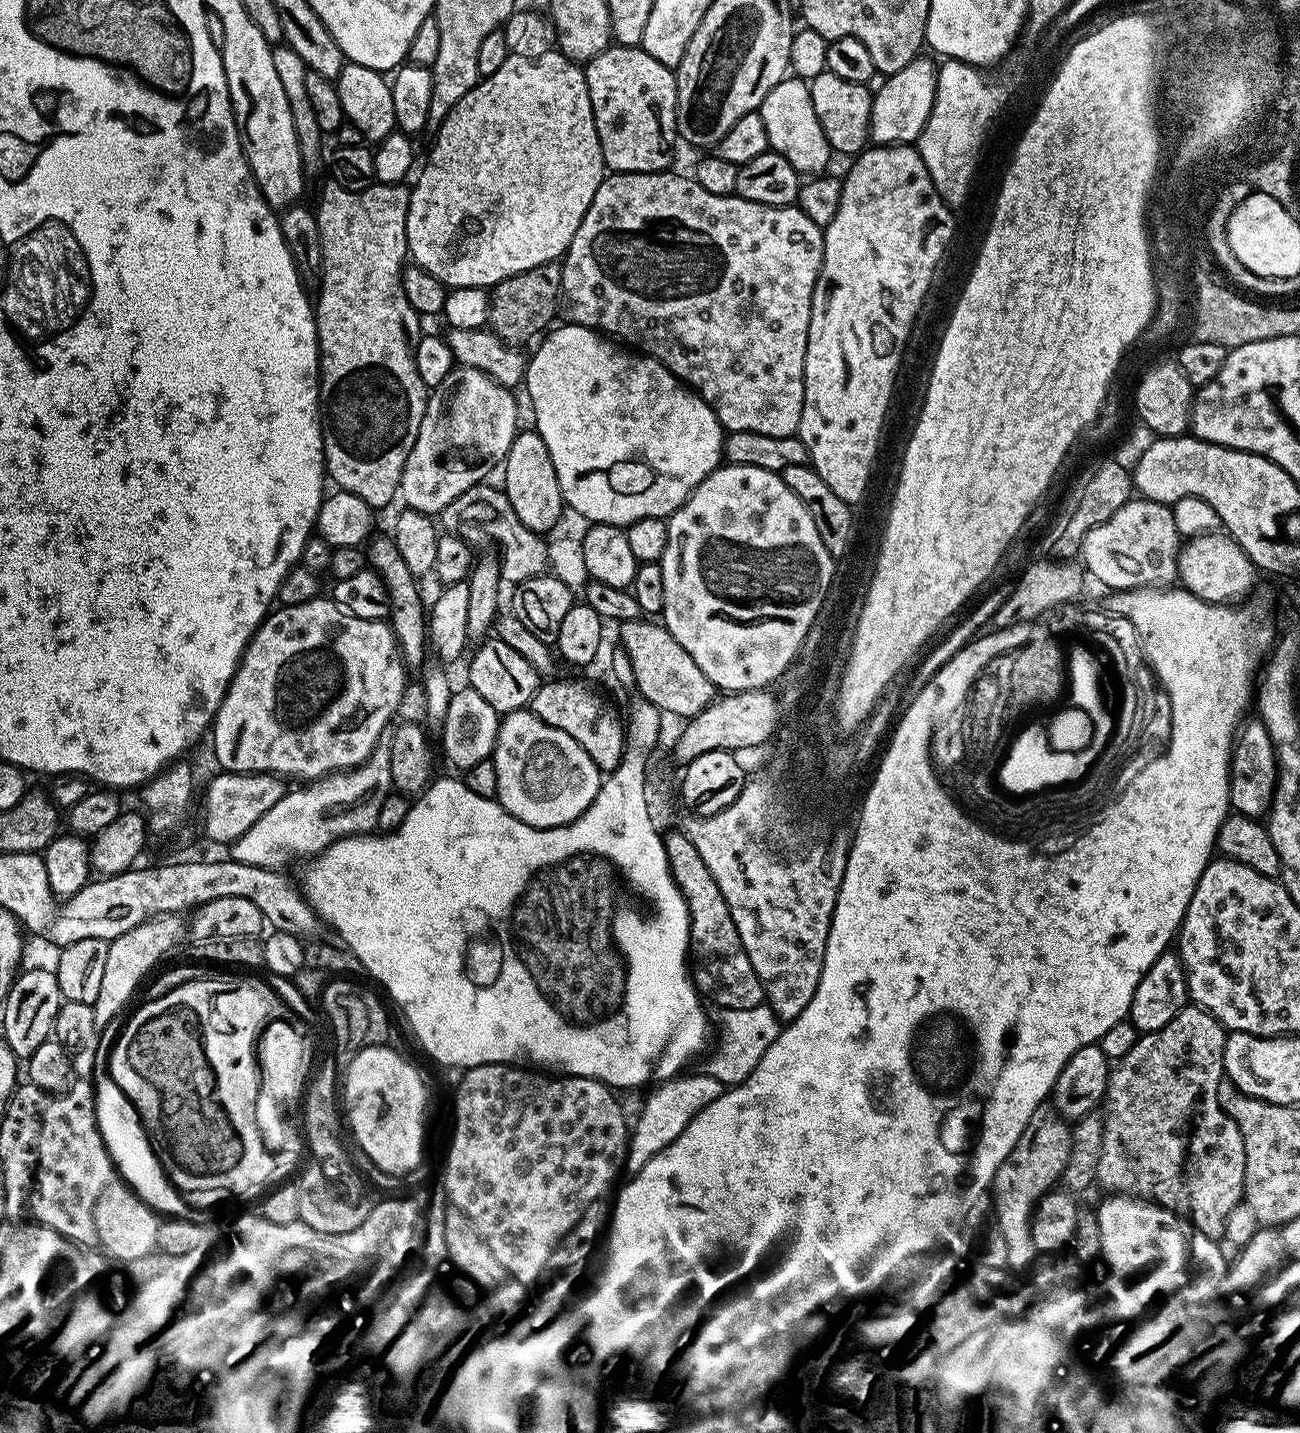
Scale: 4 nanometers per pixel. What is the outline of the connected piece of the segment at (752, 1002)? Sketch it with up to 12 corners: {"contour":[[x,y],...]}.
{"contour":[[676,830],[663,837],[692,918],[690,977],[721,1009],[765,1003],[730,910]]}

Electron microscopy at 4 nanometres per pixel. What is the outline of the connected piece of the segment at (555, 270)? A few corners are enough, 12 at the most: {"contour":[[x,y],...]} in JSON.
{"contour":[[556,262],[491,289],[487,327],[524,346],[560,306]]}

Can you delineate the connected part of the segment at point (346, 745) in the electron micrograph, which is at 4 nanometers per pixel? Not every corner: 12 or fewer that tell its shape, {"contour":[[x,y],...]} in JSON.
{"contour":[[269,611],[210,729],[223,771],[359,768],[404,700],[384,620]]}

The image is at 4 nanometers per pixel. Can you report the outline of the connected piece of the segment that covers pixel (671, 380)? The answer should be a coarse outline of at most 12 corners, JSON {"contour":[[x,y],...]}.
{"contour":[[549,331],[526,389],[565,505],[662,520],[724,425],[665,364]]}

